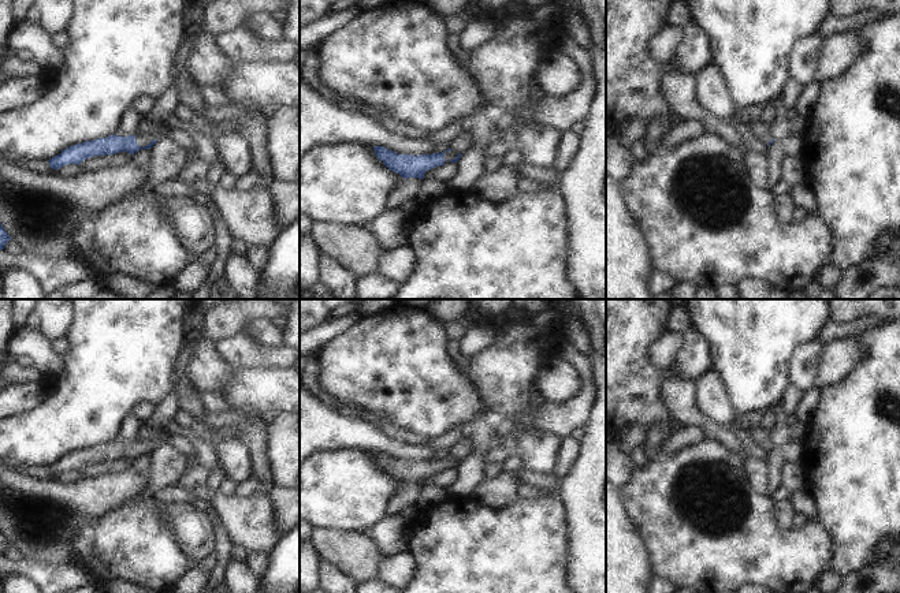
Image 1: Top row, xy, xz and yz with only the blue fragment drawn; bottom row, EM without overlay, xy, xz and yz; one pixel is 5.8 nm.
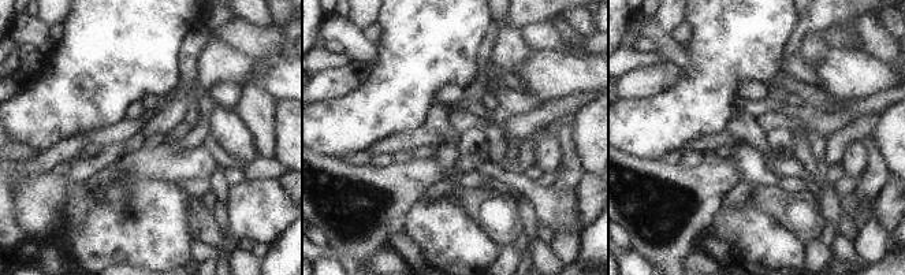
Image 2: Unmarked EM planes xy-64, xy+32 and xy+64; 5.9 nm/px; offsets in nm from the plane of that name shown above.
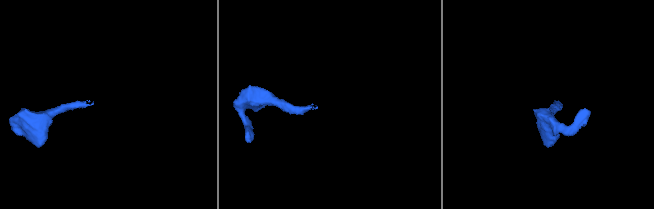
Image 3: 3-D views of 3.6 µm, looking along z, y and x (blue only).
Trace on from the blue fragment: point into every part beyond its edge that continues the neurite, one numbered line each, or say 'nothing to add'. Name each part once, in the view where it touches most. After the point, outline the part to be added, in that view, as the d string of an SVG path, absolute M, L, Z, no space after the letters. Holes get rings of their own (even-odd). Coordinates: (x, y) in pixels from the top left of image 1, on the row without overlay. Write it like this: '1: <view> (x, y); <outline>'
1: xy (145, 446); M145 440L145 441L135 441L135 447L140 454L149 451L153 445L163 444L160 440Z

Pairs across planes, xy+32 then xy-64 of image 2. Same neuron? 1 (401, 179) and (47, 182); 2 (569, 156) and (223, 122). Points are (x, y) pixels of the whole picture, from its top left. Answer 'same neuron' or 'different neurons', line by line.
1: same neuron
2: different neurons

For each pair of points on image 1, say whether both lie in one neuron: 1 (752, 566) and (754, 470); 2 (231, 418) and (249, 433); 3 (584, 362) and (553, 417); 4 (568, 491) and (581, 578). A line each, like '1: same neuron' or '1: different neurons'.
1: different neurons
2: same neuron
3: same neuron
4: same neuron

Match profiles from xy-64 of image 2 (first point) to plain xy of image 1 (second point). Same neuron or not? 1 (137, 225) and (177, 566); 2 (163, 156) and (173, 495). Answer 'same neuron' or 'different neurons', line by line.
1: same neuron
2: different neurons

